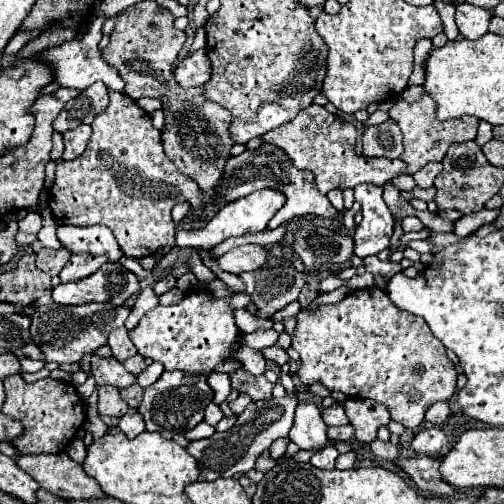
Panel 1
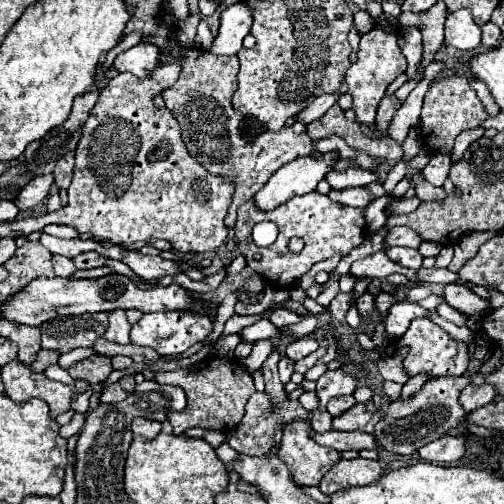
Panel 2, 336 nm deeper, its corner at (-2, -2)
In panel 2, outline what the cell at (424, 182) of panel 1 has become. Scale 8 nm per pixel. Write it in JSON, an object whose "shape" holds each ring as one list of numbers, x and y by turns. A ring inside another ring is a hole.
{"shape":[[435,154,431,156,429,164,423,168,421,176,433,186,443,186,443,182,449,178,449,168,451,168,451,156]]}

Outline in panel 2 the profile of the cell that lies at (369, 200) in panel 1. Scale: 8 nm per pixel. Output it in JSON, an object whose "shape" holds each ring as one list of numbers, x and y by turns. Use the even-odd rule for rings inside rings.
{"shape":[[391,246,391,248,385,248,385,254,387,254,393,262,397,262,397,264,401,264,401,266,405,266,405,268,413,268,413,270,421,268,423,256,421,256,417,250,413,250,413,248]]}

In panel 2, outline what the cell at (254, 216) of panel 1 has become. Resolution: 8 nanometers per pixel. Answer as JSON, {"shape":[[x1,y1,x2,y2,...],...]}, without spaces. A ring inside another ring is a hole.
{"shape":[[323,154,321,158,303,156,297,158,283,168,279,168,269,182,255,194,255,206,263,210,273,210,279,204,291,200,291,196,309,194,317,188,317,182,325,178,325,174,335,164,337,154]]}

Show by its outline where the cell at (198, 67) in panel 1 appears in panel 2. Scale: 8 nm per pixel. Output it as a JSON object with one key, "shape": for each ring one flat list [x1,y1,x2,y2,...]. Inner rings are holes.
{"shape":[[243,2,227,6,221,12,219,32,213,38,213,44,211,44,209,52,219,54,219,56,237,54,241,50,243,38,249,34,251,22,253,22,251,20,251,10]]}

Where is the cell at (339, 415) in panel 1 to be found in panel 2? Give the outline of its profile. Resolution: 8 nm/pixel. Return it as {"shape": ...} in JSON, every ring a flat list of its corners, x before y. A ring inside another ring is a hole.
{"shape":[[339,396,339,398,333,398,333,400,327,404,327,412,335,418,335,416,347,412,353,404,355,404,355,398,353,398,353,396]]}

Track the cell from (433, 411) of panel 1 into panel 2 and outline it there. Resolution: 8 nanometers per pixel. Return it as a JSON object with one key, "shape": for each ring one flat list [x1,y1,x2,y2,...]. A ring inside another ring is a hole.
{"shape":[[467,386,463,388,461,396,459,396,459,404,463,406,465,412,471,412,471,410,477,410,479,406,491,402,495,398,495,390,491,386,481,386,481,388,475,388,475,386]]}

